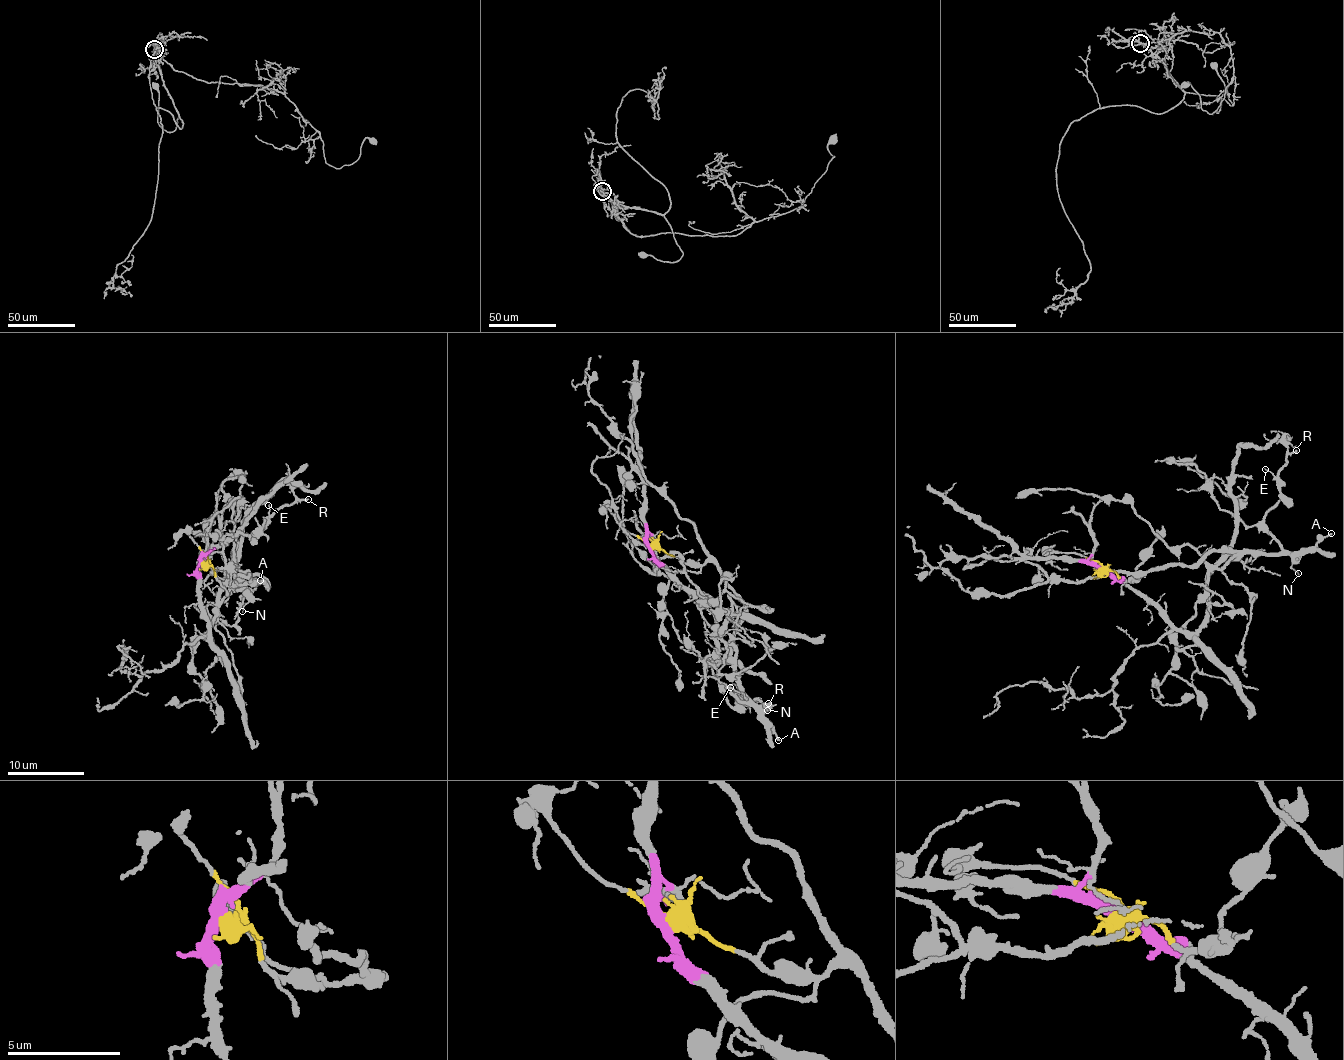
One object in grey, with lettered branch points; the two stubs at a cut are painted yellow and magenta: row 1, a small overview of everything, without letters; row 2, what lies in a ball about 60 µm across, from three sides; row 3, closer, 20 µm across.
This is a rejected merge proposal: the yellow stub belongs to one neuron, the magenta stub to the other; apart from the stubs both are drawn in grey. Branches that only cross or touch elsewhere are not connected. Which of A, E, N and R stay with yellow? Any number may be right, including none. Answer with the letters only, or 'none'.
A, E, N, R

